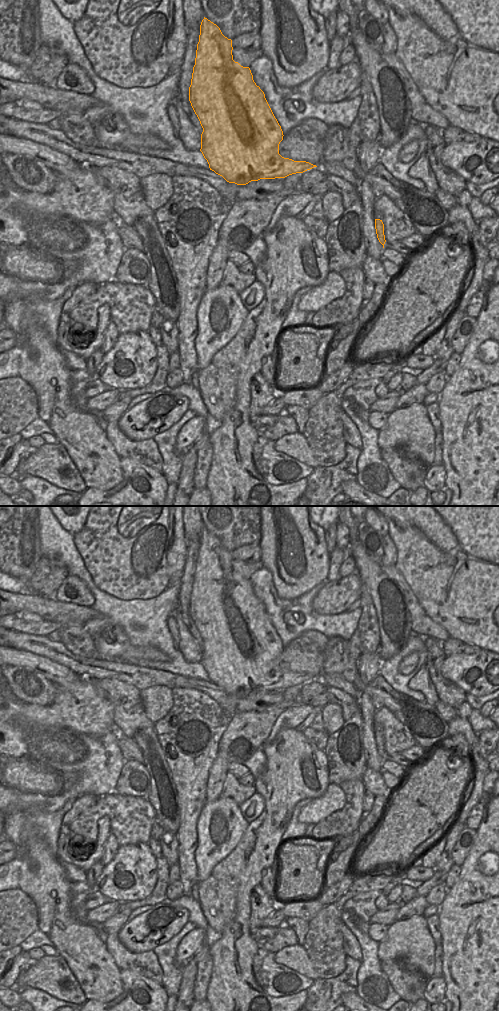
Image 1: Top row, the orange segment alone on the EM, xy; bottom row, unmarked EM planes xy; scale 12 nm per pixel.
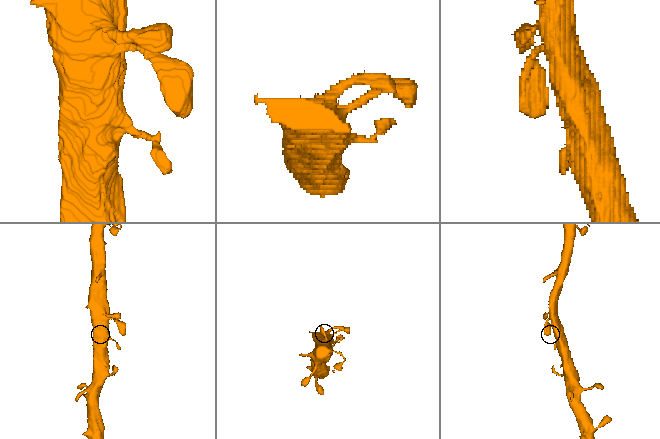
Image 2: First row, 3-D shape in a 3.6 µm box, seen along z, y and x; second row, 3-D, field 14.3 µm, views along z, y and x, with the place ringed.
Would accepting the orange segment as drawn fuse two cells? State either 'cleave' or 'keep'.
keep

